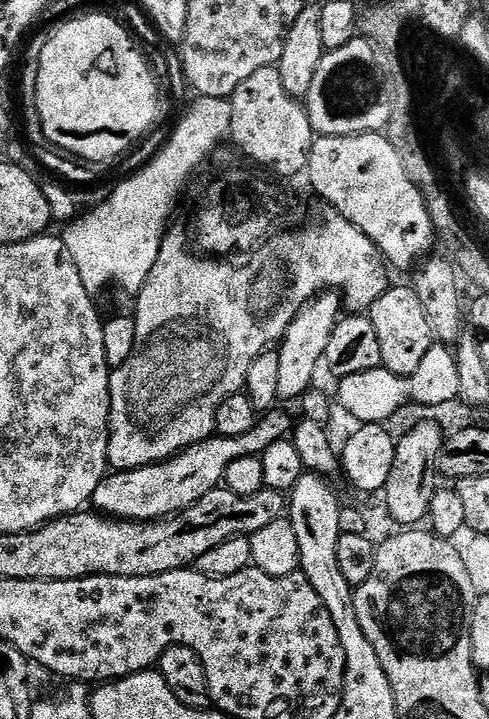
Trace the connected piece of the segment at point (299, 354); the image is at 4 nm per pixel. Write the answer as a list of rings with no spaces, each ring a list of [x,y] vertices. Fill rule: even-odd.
[[[330,291],[323,292],[321,296],[317,296],[316,299],[310,301],[310,303],[306,305],[302,311],[300,311],[298,318],[294,318],[294,322],[290,322],[290,326],[286,330],[283,340],[281,340],[278,345],[278,367],[280,367],[280,372],[278,373],[278,394],[280,395],[281,401],[299,401],[301,397],[303,397],[304,393],[307,392],[309,388],[313,387],[315,380],[312,379],[315,378],[316,371],[319,370],[320,364],[322,368],[322,361],[326,354],[326,346],[330,346],[330,334],[334,334],[334,326],[341,319],[341,297],[337,295],[335,291]]]

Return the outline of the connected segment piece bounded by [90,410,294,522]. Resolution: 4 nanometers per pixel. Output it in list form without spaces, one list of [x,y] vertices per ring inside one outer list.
[[[281,410],[265,412],[257,419],[256,425],[246,434],[241,436],[222,436],[213,434],[207,440],[198,442],[186,450],[182,450],[178,455],[171,456],[169,460],[163,460],[150,466],[142,466],[134,470],[125,472],[113,471],[105,476],[98,490],[94,490],[90,504],[95,511],[111,516],[118,520],[164,520],[167,516],[174,516],[178,512],[184,512],[198,498],[206,498],[212,488],[219,488],[224,484],[226,470],[230,470],[230,462],[238,462],[238,458],[247,456],[260,456],[267,448],[274,446],[274,442],[285,439],[293,431],[294,420],[291,420],[286,413]]]

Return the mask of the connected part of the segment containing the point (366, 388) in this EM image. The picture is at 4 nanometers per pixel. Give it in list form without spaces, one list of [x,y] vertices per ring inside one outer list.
[[[439,342],[433,343],[432,349],[428,351],[426,354],[426,358],[422,358],[422,366],[418,366],[418,370],[414,370],[414,374],[412,376],[399,376],[398,374],[394,374],[388,368],[383,366],[375,368],[374,370],[362,370],[362,374],[350,374],[349,376],[341,376],[339,377],[338,384],[340,384],[340,400],[338,396],[338,404],[343,411],[349,412],[350,414],[354,414],[355,418],[361,420],[362,424],[384,424],[388,422],[388,419],[391,418],[395,412],[400,412],[404,407],[407,406],[408,403],[413,400],[416,404],[425,404],[428,408],[436,408],[439,404],[448,404],[453,399],[454,401],[459,397],[460,394],[460,386],[458,384],[458,362],[456,361],[455,351],[451,347],[445,346]]]

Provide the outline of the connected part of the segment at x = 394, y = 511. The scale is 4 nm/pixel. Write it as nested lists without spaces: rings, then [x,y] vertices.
[[[432,420],[416,424],[396,442],[394,467],[382,493],[388,512],[400,523],[400,526],[420,526],[429,519],[431,503],[438,489],[438,465],[446,448],[446,432],[443,432]]]

